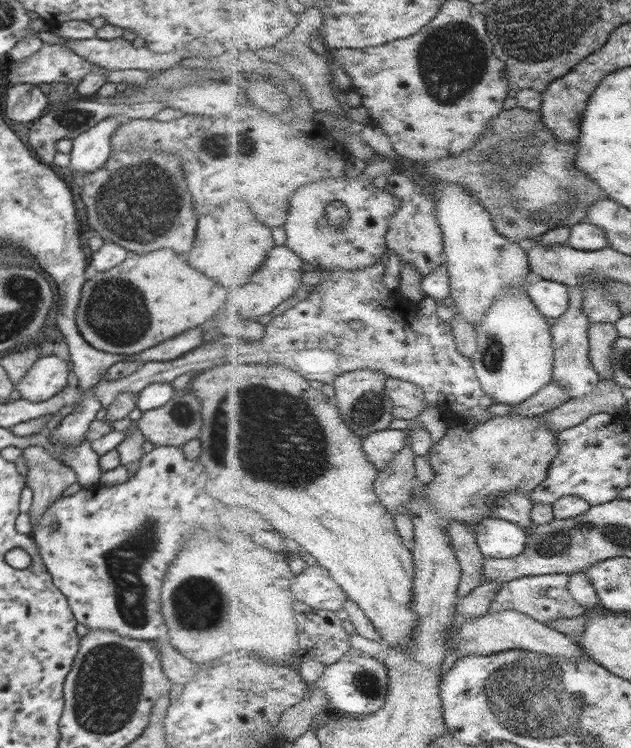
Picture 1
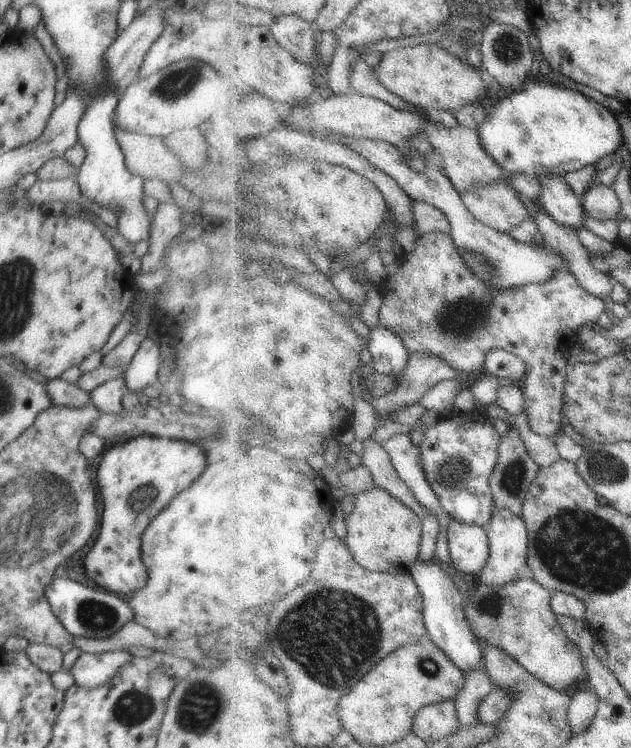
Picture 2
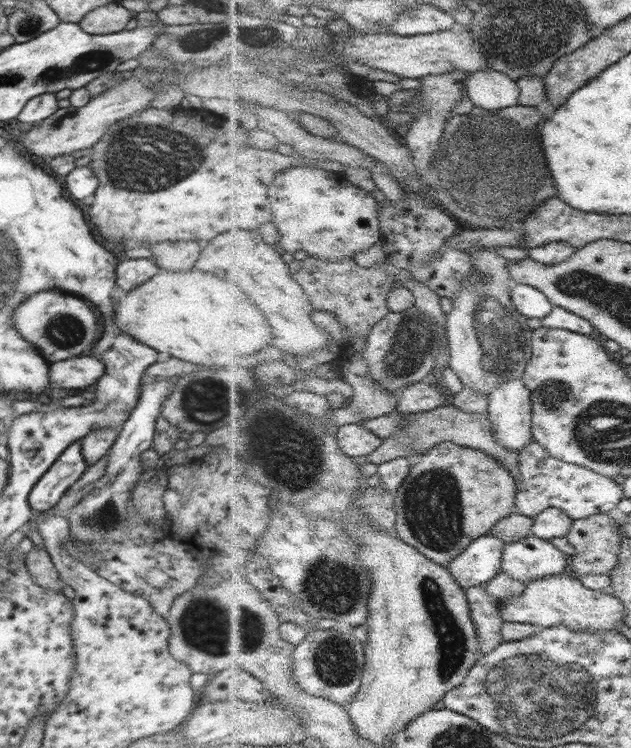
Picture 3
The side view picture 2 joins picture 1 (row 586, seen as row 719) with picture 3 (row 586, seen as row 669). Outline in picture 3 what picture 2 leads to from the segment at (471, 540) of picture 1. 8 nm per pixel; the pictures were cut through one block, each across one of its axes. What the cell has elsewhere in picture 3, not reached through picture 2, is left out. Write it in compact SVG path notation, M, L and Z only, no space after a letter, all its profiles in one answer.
M482 584L469 588L467 594L472 604L471 612L478 632L481 654L486 656L506 642L503 636L506 623L499 610L500 601Z

